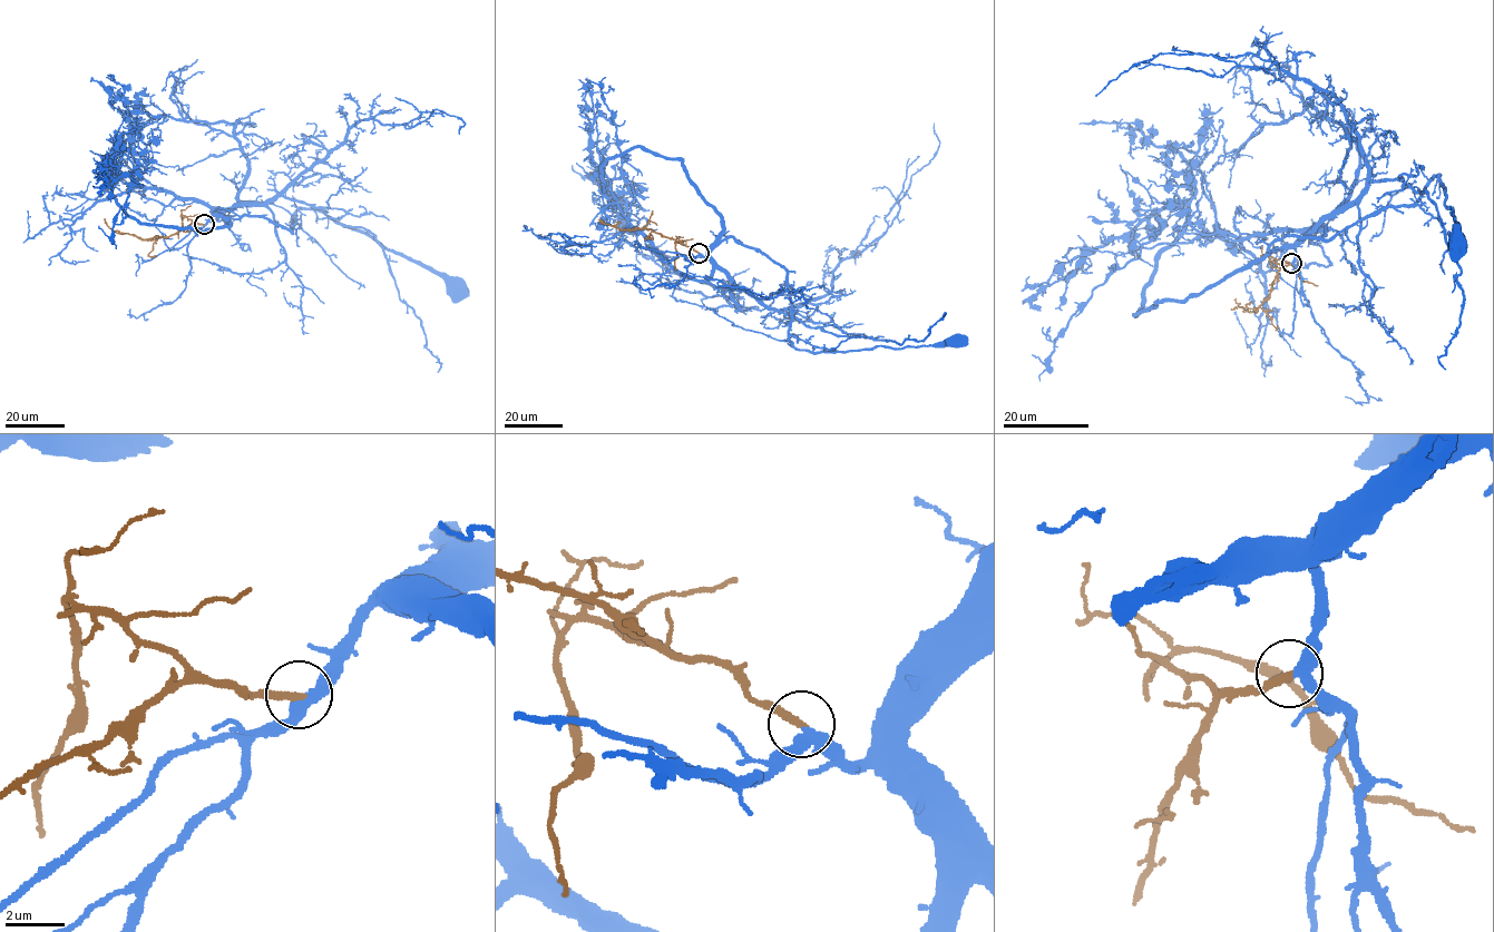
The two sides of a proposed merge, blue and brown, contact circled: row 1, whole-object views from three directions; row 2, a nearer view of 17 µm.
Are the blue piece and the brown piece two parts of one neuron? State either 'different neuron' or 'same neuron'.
same neuron

